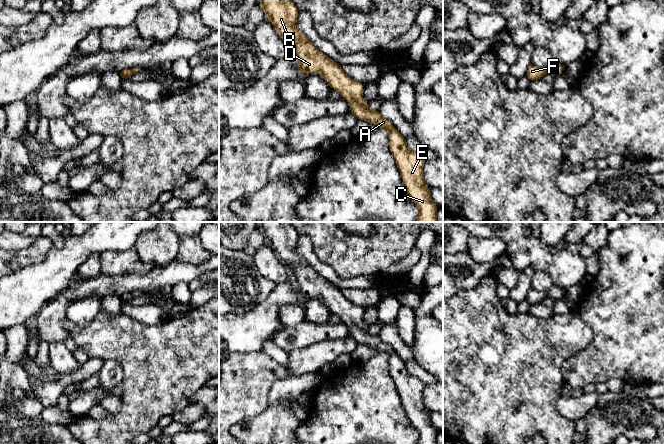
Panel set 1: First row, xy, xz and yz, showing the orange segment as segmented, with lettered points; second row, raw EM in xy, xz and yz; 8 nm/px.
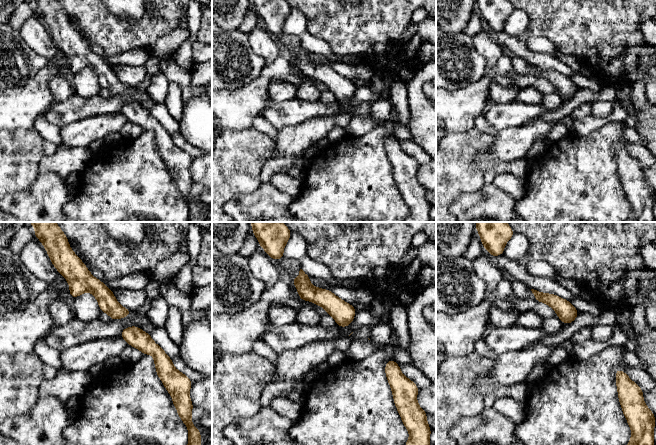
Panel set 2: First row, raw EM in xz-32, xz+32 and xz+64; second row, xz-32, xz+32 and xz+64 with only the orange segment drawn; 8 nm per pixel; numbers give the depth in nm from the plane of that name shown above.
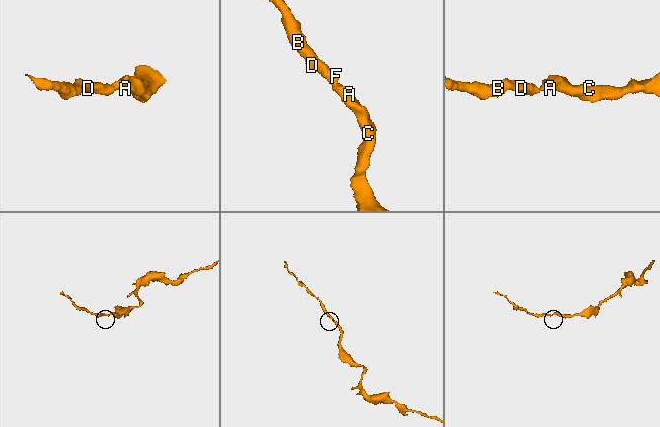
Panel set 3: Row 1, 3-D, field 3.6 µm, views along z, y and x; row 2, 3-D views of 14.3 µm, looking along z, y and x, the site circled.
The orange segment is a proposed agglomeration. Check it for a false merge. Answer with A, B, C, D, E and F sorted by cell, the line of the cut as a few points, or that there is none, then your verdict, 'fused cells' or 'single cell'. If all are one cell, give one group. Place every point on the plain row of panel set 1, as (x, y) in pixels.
groups A B C D E F; cut none; single cell

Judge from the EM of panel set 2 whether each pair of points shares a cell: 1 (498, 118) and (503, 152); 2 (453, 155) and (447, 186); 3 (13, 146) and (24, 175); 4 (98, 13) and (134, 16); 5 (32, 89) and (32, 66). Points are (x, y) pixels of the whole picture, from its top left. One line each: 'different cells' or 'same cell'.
1: different cells
2: same cell
3: same cell
4: different cells
5: different cells

